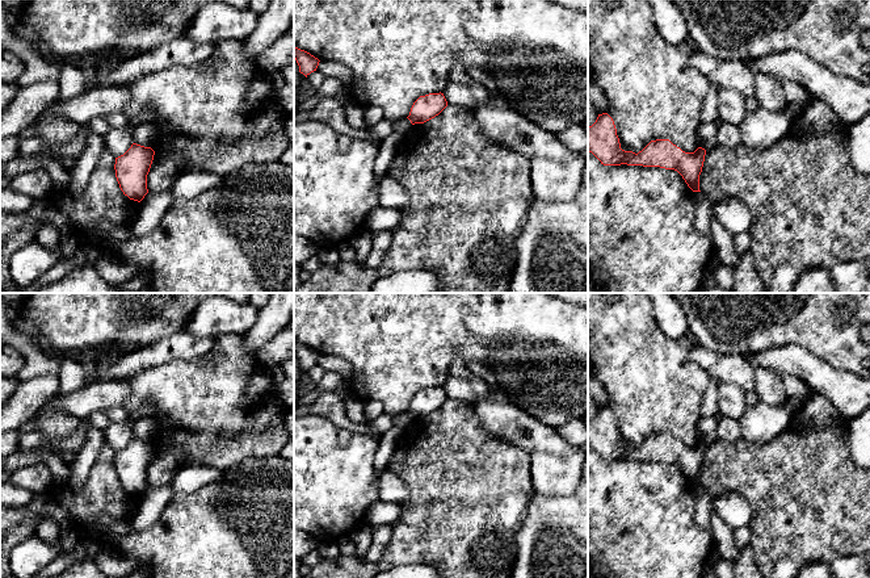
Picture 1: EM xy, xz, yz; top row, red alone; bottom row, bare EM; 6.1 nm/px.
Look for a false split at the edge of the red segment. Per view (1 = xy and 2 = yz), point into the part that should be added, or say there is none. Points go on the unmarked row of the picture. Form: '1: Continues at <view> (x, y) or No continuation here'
1: No continuation here
2: No continuation here

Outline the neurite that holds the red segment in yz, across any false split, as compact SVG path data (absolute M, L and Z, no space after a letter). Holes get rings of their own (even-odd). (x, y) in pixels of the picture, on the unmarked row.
M608 407L598 409L596 416L588 422L588 445L604 460L643 460L677 465L693 486L699 485L706 444L698 441L694 447L685 447L669 434L651 435L638 448L621 443L613 412Z

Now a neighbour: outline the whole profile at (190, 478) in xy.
M194 464L182 466L172 485L175 494L178 493L194 493L206 485L210 485L223 476L224 470L207 466L205 464Z

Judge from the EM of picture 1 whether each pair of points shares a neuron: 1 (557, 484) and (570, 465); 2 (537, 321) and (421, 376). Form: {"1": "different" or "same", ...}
{"1": "same", "2": "same"}

